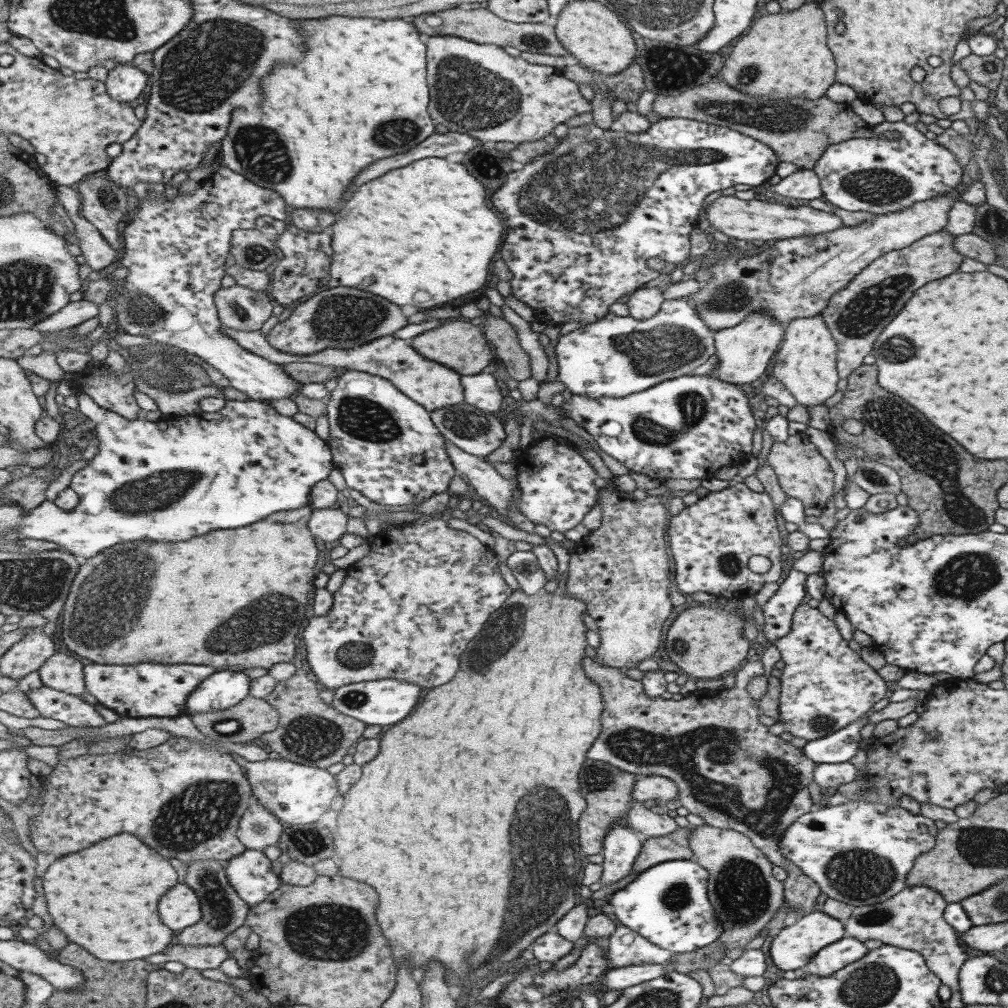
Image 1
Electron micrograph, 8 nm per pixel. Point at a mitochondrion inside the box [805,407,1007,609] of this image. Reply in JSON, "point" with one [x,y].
{"point":[968,576]}

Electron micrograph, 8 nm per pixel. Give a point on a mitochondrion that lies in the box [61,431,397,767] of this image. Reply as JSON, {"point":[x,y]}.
{"point":[120,592]}

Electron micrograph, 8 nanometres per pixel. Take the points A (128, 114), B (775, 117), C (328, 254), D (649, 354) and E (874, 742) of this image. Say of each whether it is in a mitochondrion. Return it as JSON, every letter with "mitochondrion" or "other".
{"A":"other","B":"mitochondrion","C":"other","D":"mitochondrion","E":"other"}

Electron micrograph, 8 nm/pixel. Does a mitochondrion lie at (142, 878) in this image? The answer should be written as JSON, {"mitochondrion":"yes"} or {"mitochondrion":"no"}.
{"mitochondrion":"no"}

